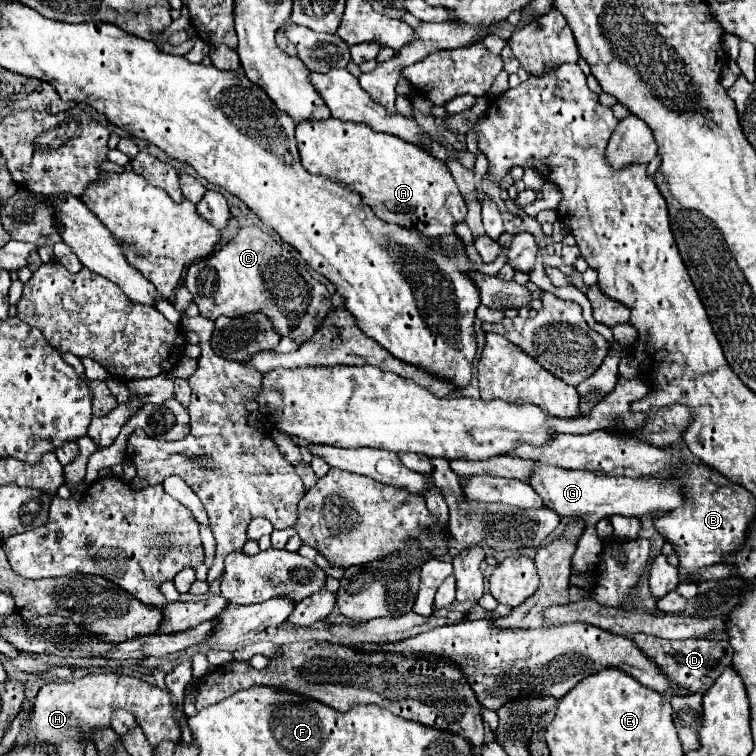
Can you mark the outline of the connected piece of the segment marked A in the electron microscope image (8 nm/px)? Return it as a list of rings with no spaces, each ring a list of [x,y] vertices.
[[[336,118],[298,124],[296,142],[302,166],[310,174],[322,174],[334,182],[342,182],[346,188],[360,194],[362,202],[384,222],[394,222],[430,238],[440,238],[454,234],[454,226],[466,220],[466,202],[450,170],[444,162],[414,144],[392,134],[374,132],[364,124]]]

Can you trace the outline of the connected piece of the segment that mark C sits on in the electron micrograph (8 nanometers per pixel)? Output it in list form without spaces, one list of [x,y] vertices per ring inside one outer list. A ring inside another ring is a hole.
[[[260,226],[240,228],[226,246],[190,264],[184,284],[192,292],[204,318],[236,318],[248,312],[262,312],[272,320],[280,336],[298,340],[298,344],[304,344],[316,332],[314,320],[322,320],[322,316],[330,312],[330,304],[326,304],[326,300],[330,300],[326,286],[312,276],[300,254]]]

